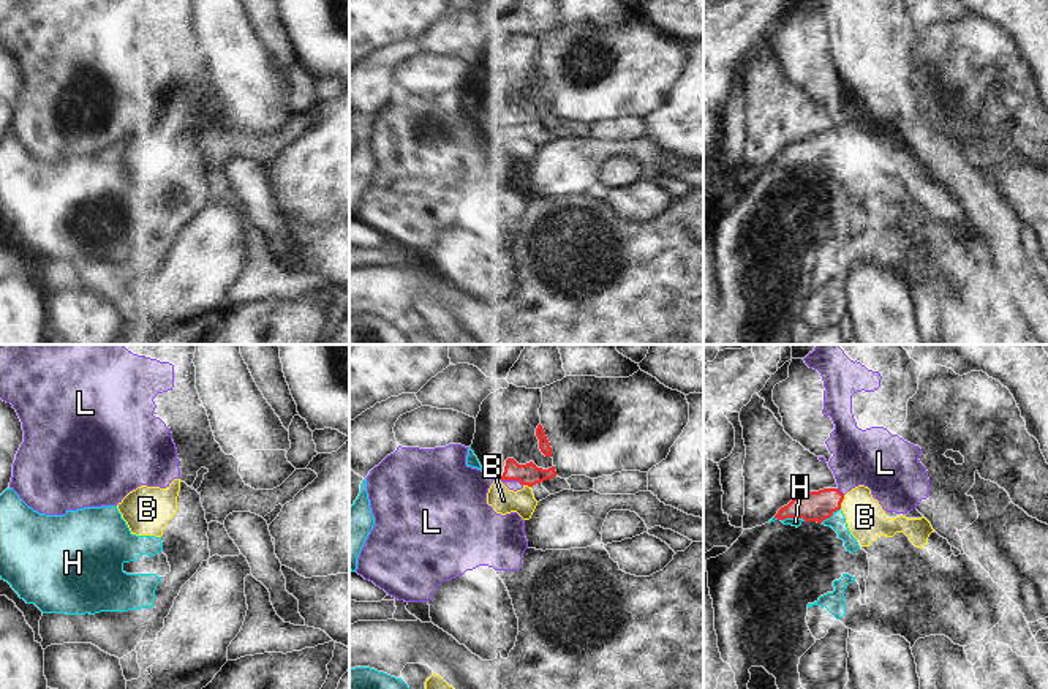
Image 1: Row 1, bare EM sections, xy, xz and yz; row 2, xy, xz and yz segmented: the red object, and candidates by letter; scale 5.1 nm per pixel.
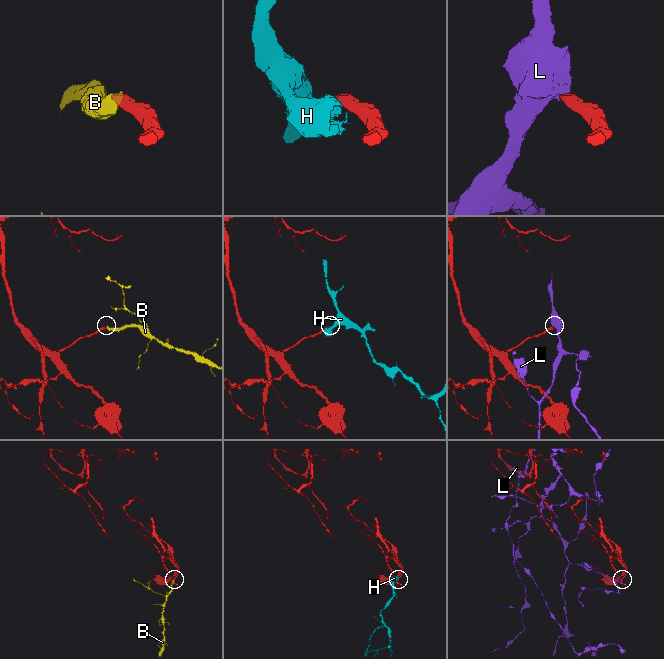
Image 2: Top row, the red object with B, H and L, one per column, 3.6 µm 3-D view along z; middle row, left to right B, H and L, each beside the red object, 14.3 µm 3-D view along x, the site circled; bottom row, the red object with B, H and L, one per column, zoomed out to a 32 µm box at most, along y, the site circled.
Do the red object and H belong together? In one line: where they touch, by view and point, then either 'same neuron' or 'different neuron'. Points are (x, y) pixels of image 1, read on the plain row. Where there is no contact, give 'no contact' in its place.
yz (830, 161) | different neuron

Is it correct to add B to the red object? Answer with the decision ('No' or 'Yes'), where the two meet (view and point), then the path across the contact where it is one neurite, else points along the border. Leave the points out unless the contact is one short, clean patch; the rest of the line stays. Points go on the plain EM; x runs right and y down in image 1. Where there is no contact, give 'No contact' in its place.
Yes. Touches red at yz (841, 147). Path across: yz (816, 152), (825, 147), (841, 147), (851, 149), (865, 163)

